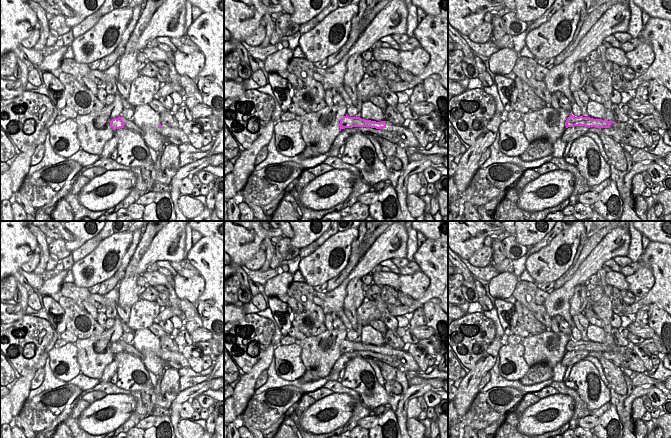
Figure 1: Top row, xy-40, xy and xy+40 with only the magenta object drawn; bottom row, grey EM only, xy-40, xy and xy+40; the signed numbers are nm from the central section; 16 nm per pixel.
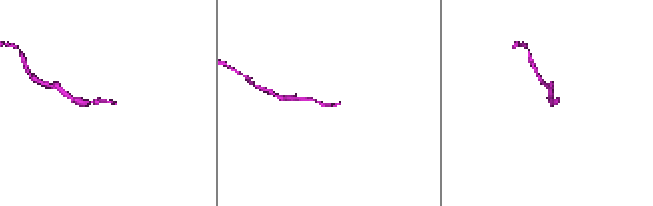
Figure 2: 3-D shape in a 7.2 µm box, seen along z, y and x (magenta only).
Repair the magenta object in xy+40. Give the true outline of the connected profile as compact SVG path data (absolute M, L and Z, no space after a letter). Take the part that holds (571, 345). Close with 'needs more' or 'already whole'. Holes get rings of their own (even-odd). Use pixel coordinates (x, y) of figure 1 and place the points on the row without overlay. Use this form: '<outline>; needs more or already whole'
M570 339L565 346L565 350L566 352L574 350L585 350L588 352L590 351L608 352L608 353L614 353L616 351L622 352L620 350L617 350L615 347L616 346L606 345L602 343L593 343L590 341L583 341L583 340L575 341L573 339Z; needs more

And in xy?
M344 340L339 347L340 350L340 355L345 352L350 352L350 351L371 351L371 352L376 352L380 353L383 355L386 354L399 354L399 355L405 355L410 362L410 364L413 364L415 366L415 372L419 372L419 366L414 360L414 358L410 358L407 354L404 354L402 351L396 351L389 345L381 345L381 346L376 346L376 345L371 345L371 344L364 344L360 341L349 341L349 340Z; needs more

